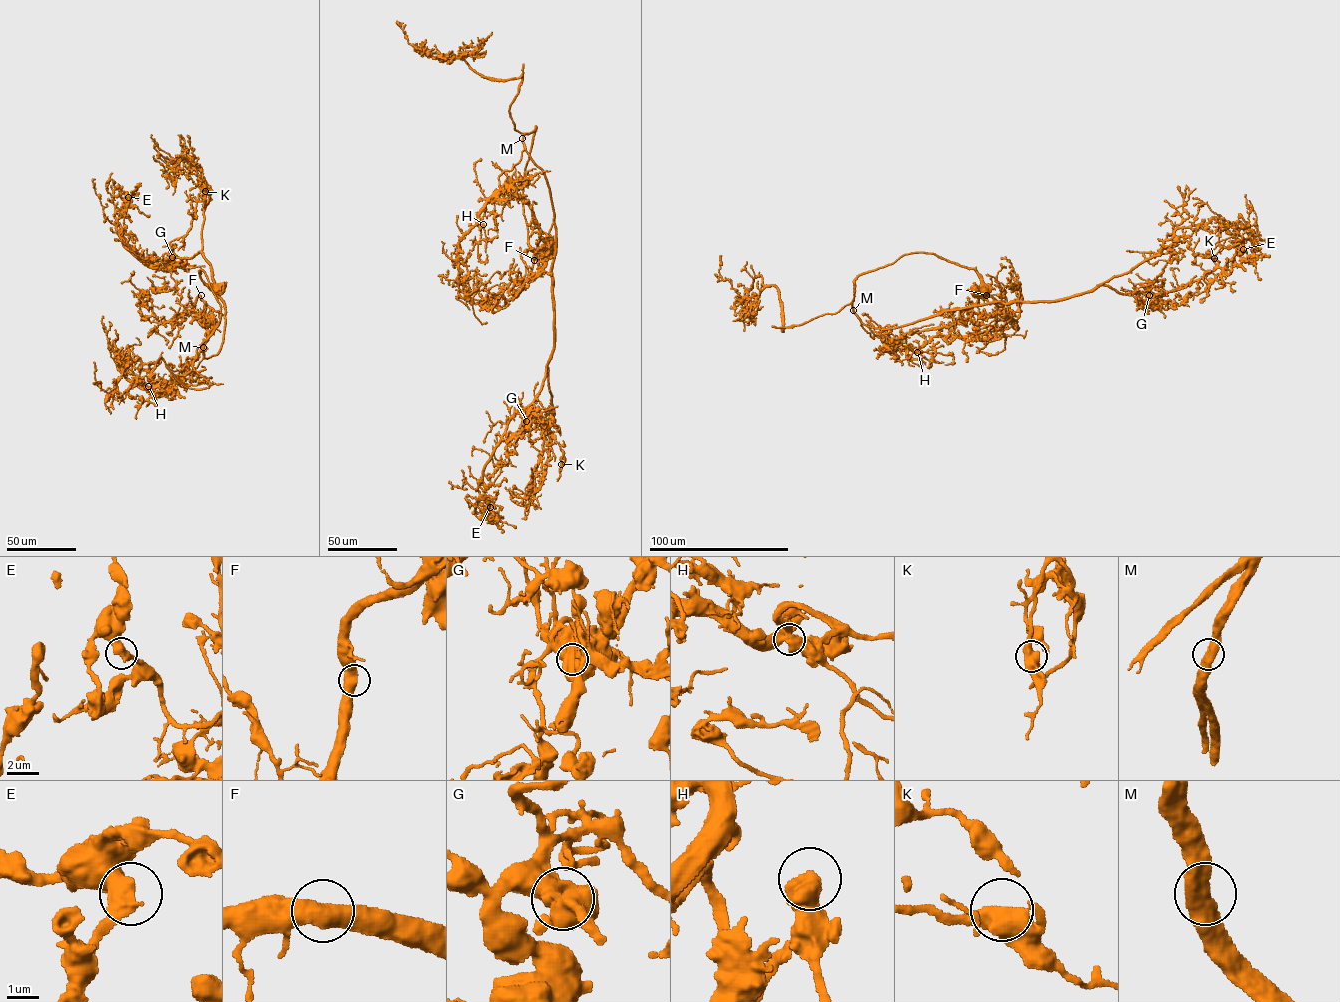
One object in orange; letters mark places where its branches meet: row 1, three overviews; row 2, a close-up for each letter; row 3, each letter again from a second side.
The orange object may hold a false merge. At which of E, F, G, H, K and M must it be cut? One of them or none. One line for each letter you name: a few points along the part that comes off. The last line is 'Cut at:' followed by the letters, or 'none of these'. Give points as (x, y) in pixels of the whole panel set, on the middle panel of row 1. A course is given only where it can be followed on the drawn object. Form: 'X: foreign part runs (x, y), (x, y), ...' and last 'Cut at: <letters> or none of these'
Cut at: none of these

